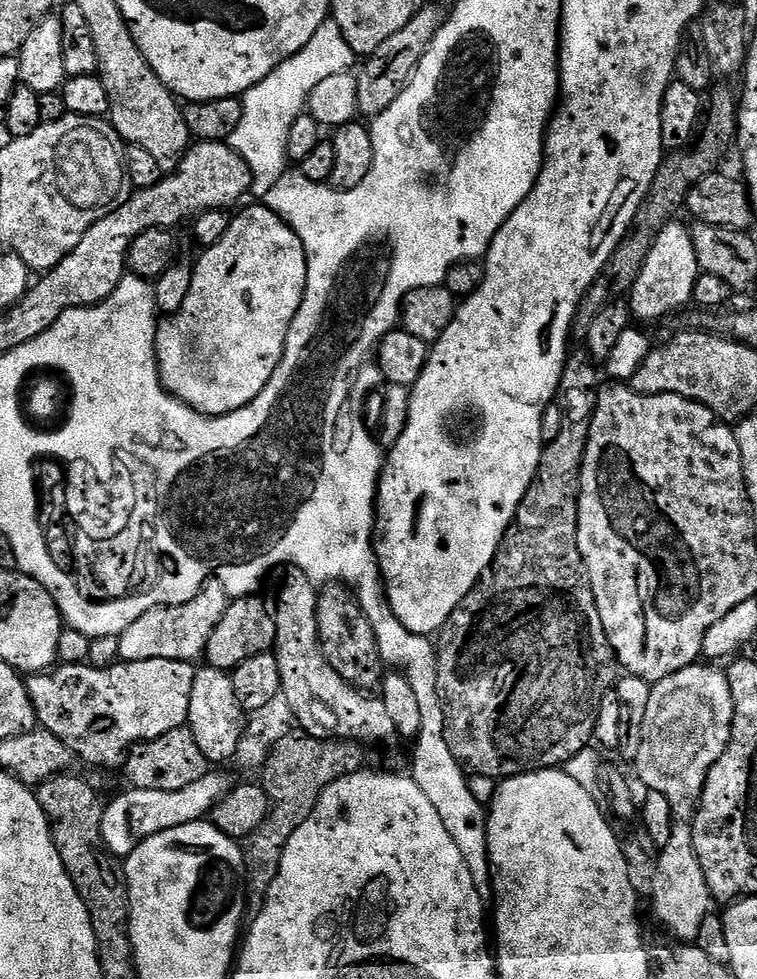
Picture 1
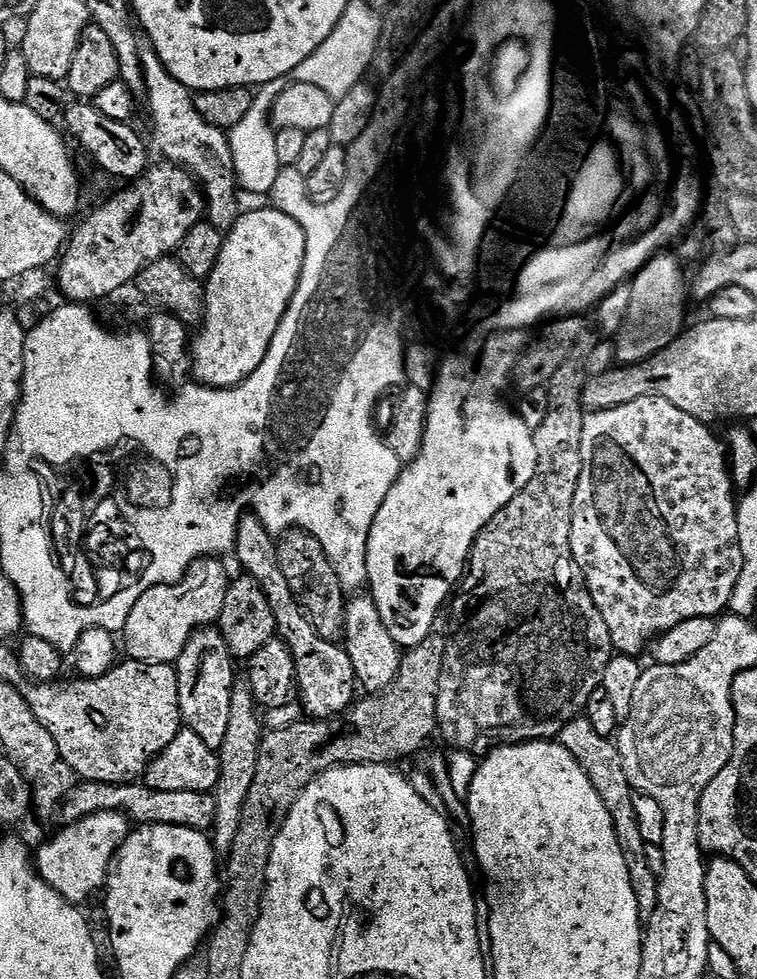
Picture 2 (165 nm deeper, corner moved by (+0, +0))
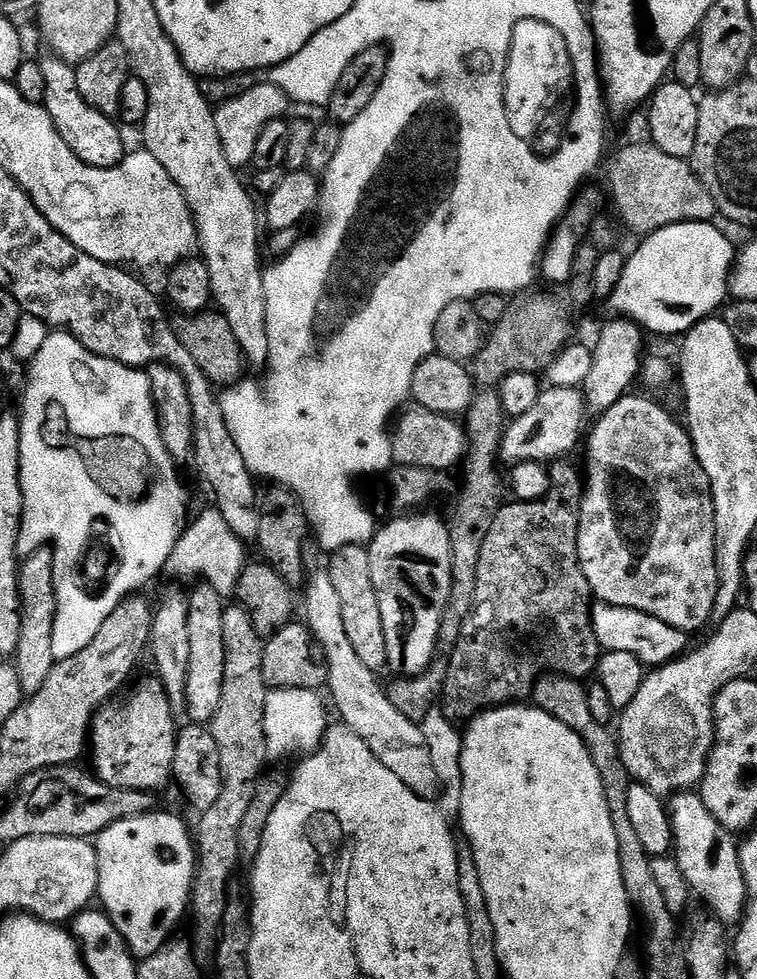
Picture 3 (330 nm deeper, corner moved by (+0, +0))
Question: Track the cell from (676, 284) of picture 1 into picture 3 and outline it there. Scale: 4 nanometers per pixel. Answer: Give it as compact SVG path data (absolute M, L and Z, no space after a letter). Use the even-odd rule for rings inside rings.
M612 318L597 338L596 344L591 345L592 361L590 374L586 374L586 382L582 386L584 407L587 415L592 418L603 416L610 406L614 406L626 395L633 391L632 383L637 383L645 359L645 333L633 320L627 318Z

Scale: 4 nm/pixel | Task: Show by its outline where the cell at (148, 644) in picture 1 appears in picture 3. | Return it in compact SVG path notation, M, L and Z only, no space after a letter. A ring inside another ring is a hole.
M208 506L208 509L194 520L181 532L180 540L174 546L172 556L168 560L167 571L181 576L184 580L193 579L192 581L197 579L196 575L200 575L199 579L212 584L220 596L231 597L246 563L245 541L240 540L238 534L230 530L230 526L226 526L226 518L222 518L222 514L214 506Z

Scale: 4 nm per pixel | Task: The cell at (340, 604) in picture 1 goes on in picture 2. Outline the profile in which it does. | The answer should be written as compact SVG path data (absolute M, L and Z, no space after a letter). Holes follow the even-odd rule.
M293 530L279 537L276 549L278 566L282 566L282 574L290 585L290 594L294 594L298 606L304 611L314 630L318 630L324 640L343 641L346 593L322 542L318 542L318 538L314 538L309 532Z

